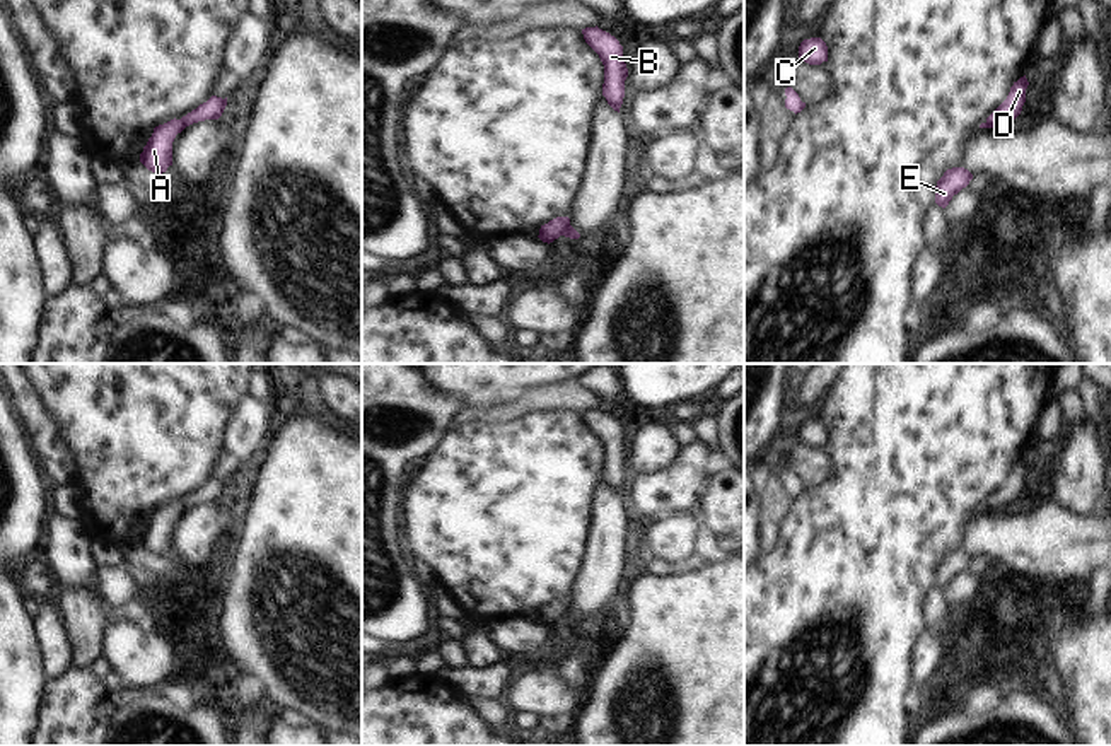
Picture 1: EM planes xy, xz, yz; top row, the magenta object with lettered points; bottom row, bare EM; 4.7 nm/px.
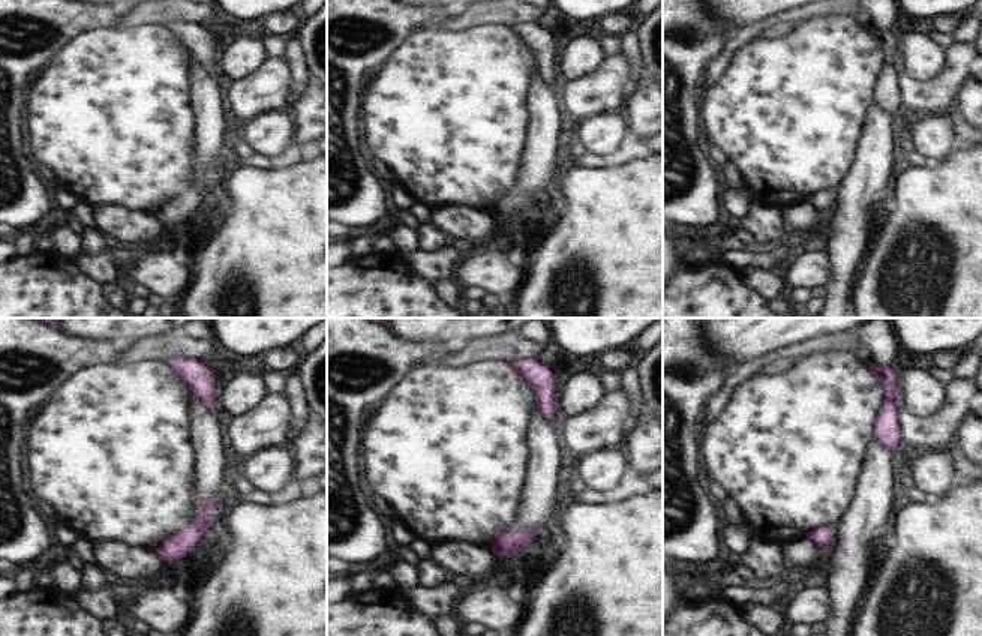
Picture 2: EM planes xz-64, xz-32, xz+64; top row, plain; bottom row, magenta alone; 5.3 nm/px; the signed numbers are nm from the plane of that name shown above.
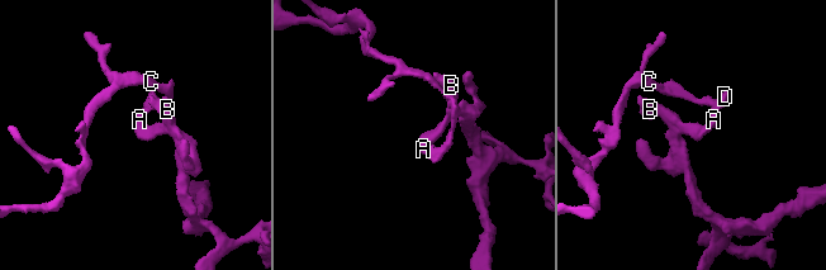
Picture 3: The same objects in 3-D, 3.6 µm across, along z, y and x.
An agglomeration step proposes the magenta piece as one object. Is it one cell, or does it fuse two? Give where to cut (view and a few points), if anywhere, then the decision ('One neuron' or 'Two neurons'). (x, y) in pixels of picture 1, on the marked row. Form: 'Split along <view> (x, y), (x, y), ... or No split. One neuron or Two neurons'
Split along xy (180, 120), (186, 125). Two neurons

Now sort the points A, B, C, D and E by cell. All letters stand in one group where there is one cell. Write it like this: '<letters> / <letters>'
A B E / C D

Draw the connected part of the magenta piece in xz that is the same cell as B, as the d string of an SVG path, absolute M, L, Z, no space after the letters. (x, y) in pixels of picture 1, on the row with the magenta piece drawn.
M597 26L582 29L582 34L604 65L602 96L608 104L619 113L625 97L625 80L628 77L623 46L614 36Z

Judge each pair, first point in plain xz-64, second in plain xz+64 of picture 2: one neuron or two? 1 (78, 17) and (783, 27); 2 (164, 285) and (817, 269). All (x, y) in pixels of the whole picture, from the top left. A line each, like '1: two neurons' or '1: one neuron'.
1: two neurons
2: one neuron

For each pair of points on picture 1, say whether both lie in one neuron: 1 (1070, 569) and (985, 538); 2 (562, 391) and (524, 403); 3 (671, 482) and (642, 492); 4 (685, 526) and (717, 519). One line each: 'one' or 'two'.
1: one
2: one
3: one
4: two

